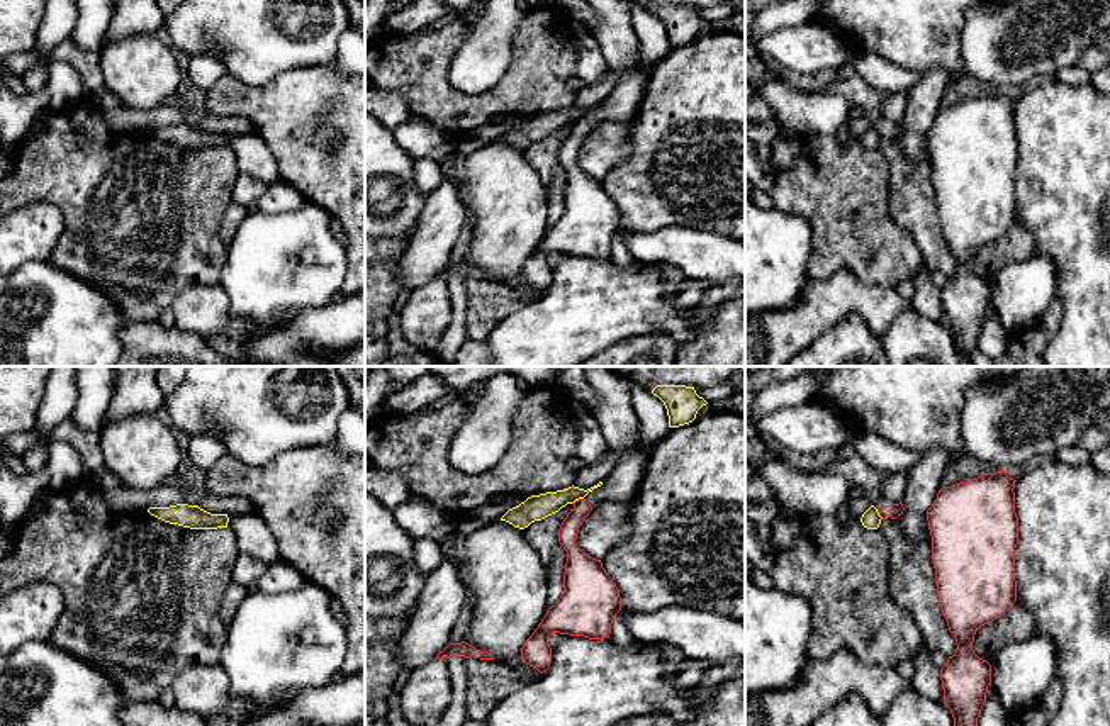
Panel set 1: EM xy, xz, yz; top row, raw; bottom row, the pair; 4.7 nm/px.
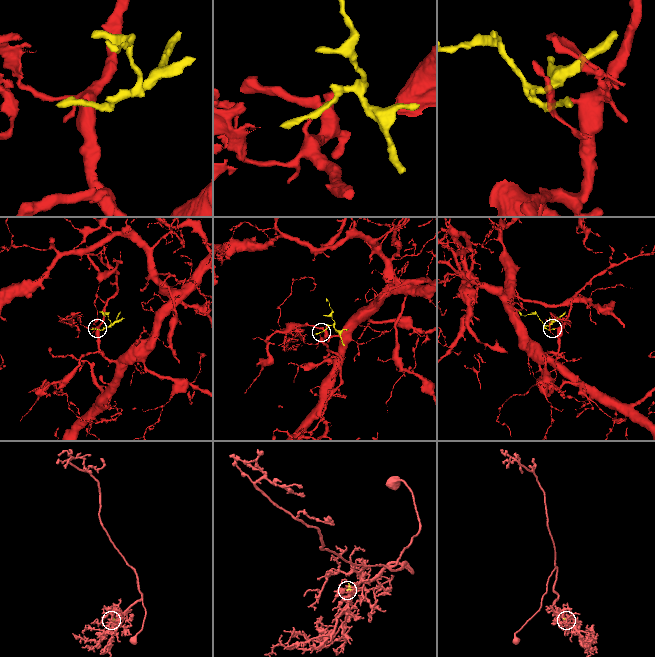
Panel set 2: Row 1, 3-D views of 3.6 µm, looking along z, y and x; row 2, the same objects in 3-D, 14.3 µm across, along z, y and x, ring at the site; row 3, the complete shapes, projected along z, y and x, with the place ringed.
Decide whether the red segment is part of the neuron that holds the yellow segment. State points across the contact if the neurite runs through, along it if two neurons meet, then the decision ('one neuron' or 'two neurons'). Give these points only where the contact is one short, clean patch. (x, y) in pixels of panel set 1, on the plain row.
border xz (583, 117), (572, 122); two neurons

